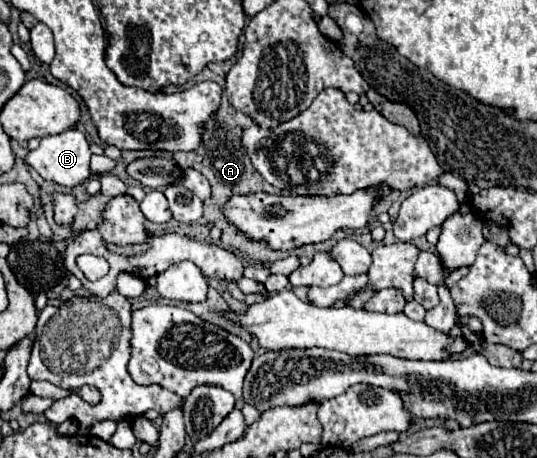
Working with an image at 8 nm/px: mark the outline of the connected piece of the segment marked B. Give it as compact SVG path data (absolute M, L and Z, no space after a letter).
M71 128L63 134L41 138L39 148L31 150L27 154L27 164L31 168L35 168L43 176L43 180L51 180L65 188L75 188L93 176L93 172L89 168L89 158L91 158L91 150L89 150L85 134L79 132L77 128Z

